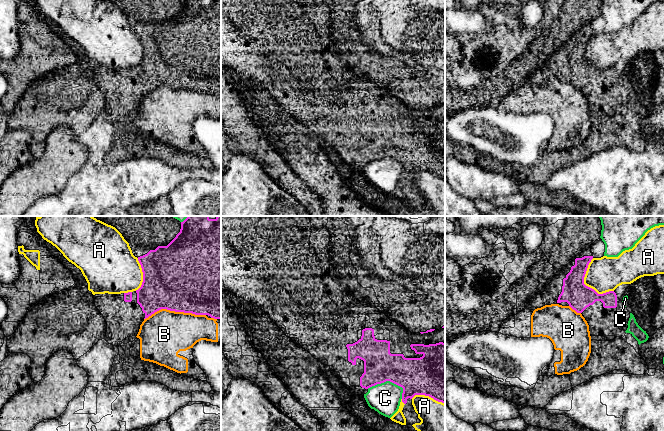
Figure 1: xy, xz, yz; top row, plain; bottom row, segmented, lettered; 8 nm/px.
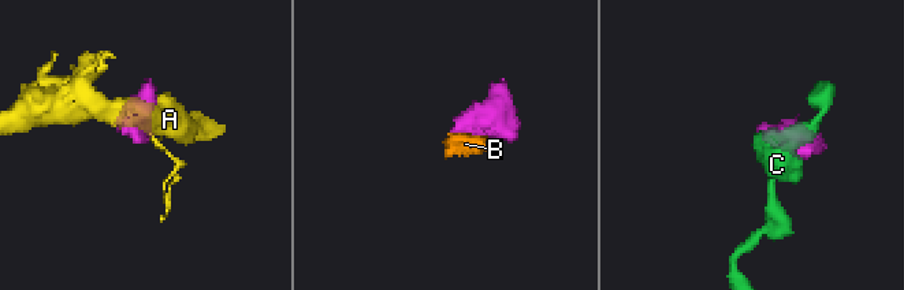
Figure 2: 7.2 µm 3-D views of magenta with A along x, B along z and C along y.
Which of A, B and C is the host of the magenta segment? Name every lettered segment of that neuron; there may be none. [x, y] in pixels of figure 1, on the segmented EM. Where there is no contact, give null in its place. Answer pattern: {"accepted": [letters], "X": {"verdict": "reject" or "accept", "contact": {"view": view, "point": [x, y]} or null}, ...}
{"accepted": [], "A": {"verdict": "reject", "contact": {"view": "yz", "point": [585, 285]}}, "B": {"verdict": "reject", "contact": {"view": "xy", "point": [174, 310]}}, "C": {"verdict": "reject", "contact": {"view": "xz", "point": [390, 381]}}}

